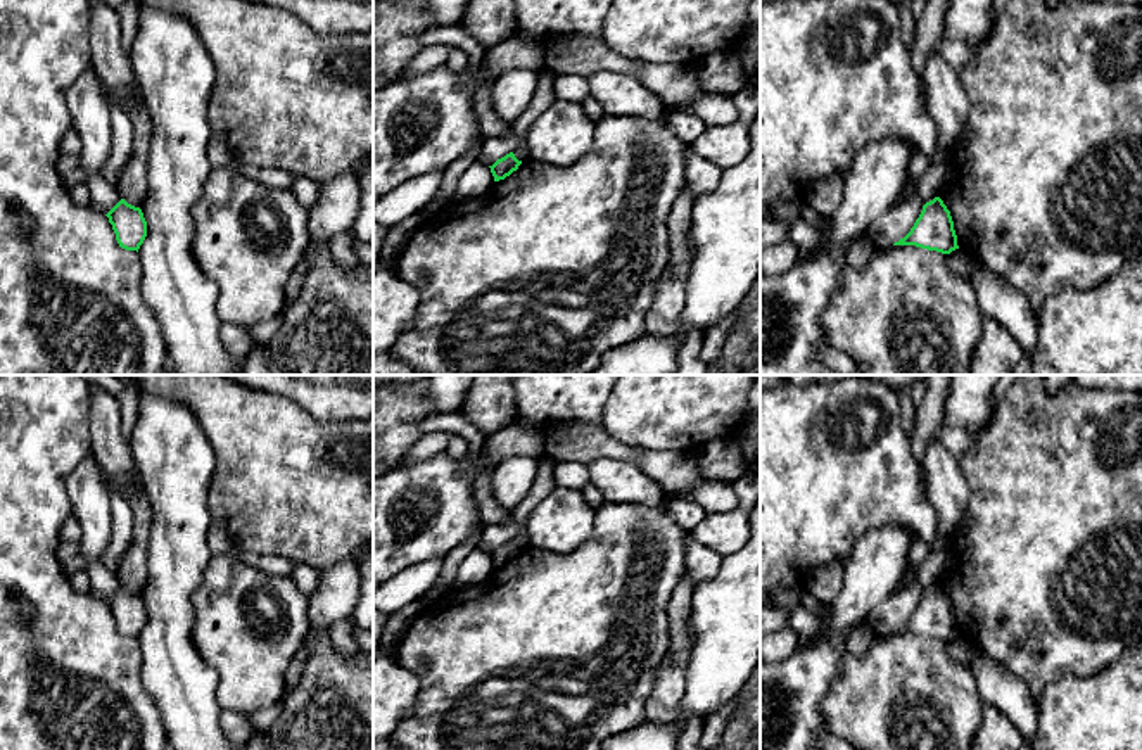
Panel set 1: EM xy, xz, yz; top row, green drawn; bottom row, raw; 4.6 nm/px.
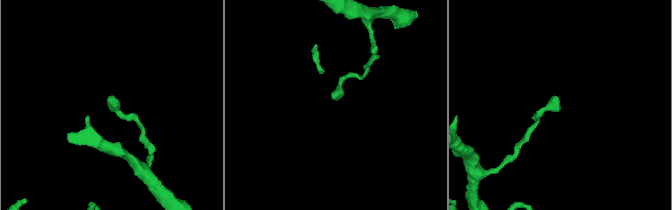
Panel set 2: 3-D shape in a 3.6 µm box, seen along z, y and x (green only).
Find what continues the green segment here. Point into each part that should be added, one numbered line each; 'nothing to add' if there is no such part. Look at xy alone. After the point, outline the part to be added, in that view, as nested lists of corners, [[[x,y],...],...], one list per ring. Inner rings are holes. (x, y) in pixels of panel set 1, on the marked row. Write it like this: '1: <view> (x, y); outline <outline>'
nothing to add

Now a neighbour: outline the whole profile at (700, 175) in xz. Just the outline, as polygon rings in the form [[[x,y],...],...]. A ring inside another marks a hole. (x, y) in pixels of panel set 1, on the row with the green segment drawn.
[[[688,147],[684,181],[695,197],[712,192],[722,176],[722,168]]]

